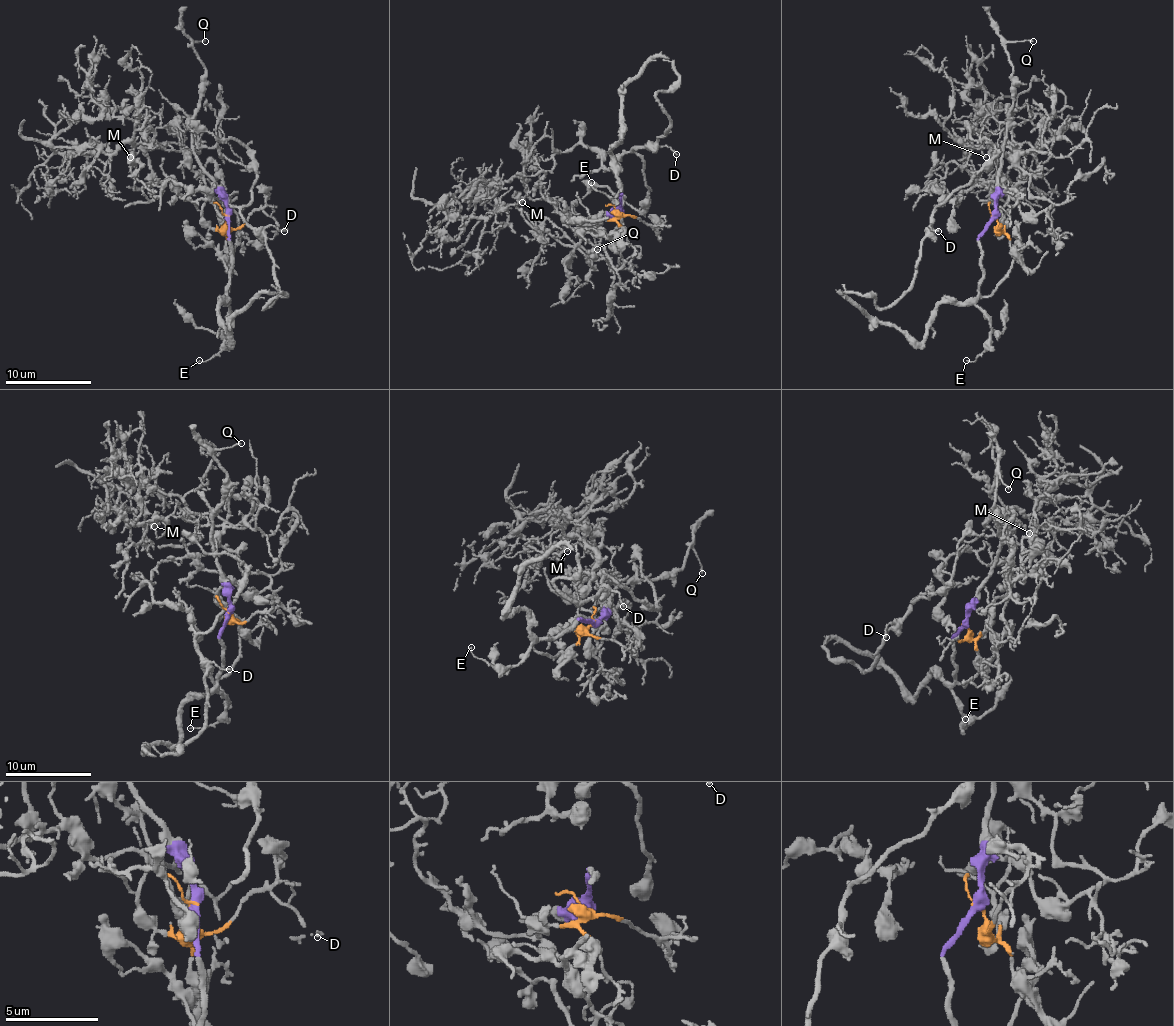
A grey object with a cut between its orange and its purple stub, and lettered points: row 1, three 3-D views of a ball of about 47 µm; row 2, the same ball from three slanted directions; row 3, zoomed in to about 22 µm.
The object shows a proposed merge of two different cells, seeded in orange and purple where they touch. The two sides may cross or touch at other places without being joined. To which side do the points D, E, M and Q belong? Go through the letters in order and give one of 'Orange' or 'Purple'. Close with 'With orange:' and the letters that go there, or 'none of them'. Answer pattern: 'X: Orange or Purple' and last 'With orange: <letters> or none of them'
D: Purple
E: Purple
M: Orange
Q: Purple
With orange: M

